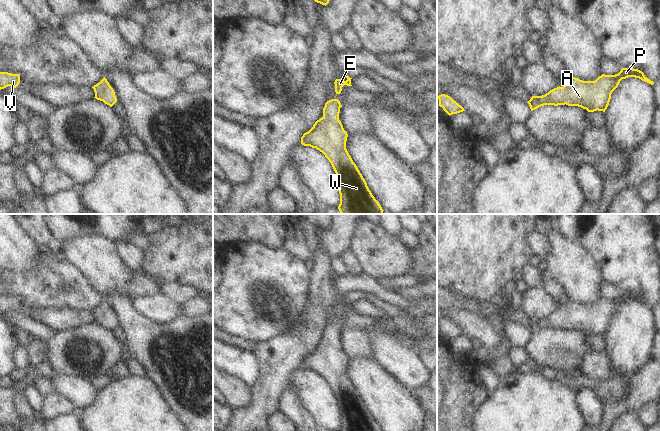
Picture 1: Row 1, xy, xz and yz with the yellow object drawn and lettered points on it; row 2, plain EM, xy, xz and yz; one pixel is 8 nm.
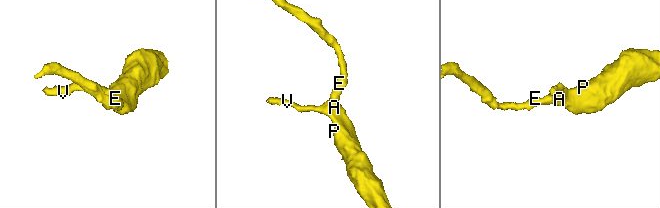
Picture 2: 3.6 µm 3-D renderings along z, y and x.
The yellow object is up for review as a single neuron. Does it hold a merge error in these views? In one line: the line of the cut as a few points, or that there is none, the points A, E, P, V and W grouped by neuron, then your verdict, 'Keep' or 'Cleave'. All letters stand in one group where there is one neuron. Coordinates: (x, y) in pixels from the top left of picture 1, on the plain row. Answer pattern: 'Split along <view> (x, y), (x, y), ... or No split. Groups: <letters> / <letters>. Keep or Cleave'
No split. Groups: A E P V W. Keep.

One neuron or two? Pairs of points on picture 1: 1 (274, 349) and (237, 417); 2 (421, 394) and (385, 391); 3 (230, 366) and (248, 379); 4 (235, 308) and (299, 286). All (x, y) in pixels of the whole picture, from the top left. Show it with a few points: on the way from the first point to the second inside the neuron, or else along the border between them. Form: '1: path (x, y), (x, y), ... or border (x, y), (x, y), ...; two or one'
1: path (274, 367), (273, 381), (265, 394), (255, 404); one
2: border (410, 390), (414, 395); two
3: path (234, 366), (244, 375); one
4: path (246, 290), (255, 279), (273, 280), (281, 286); one

